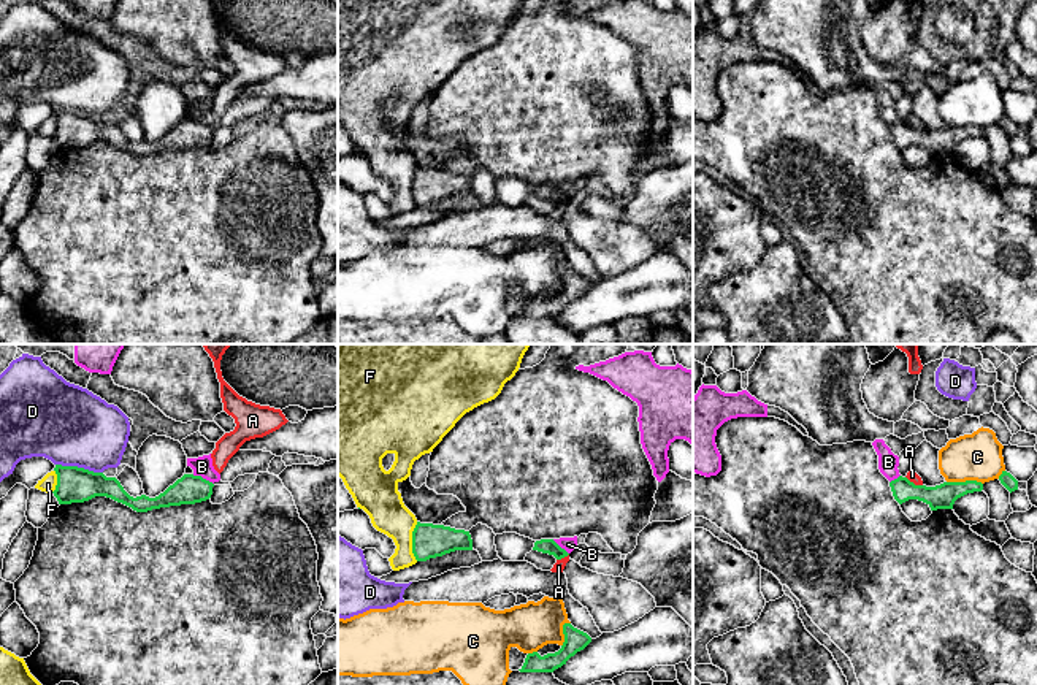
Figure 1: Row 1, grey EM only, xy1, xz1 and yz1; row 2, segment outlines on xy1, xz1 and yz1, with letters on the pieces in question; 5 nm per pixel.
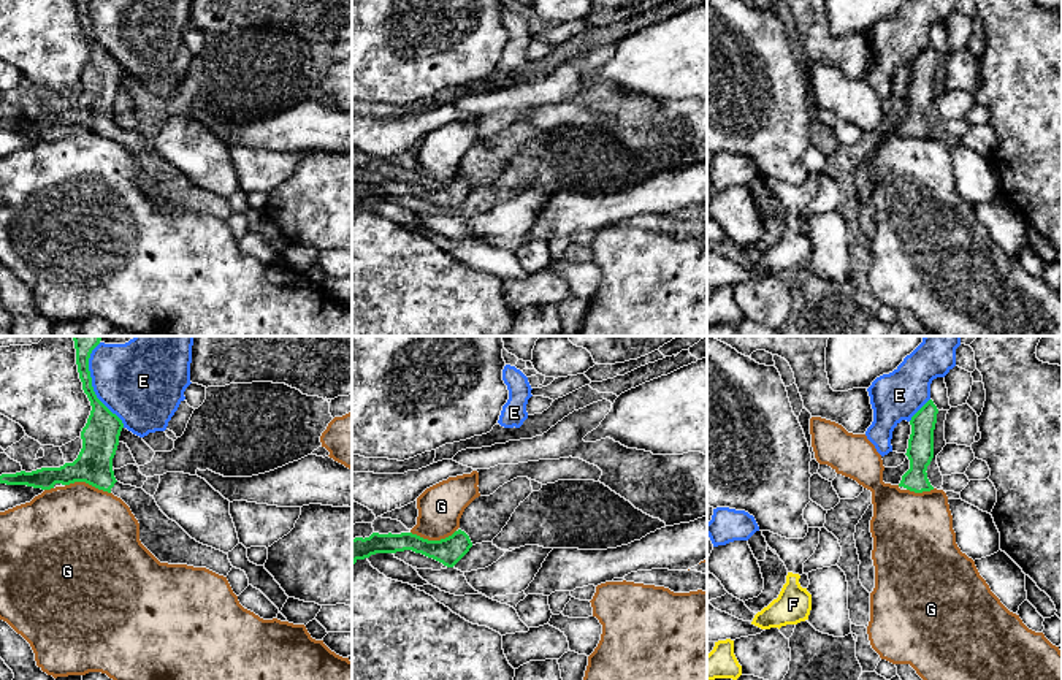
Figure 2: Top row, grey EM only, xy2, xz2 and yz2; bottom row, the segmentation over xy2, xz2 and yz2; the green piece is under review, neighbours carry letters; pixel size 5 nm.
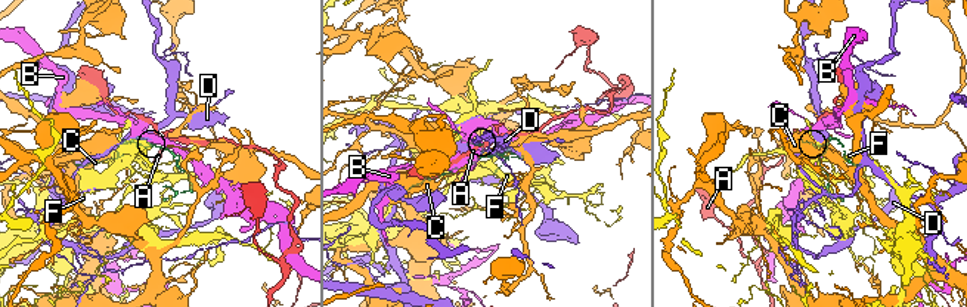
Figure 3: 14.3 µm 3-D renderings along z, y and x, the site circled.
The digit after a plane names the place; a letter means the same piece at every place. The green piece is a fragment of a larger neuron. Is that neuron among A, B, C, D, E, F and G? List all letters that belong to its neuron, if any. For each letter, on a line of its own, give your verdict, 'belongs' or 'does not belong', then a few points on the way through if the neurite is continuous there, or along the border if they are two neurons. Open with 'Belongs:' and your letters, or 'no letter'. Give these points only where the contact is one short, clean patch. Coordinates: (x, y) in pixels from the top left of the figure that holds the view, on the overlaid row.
Belongs: no letter
A: does not belong; border yz1 (906, 476), (922, 486)
B: does not belong; border xy1 (192, 474), (200, 474), (213, 484)
C: does not belong
D: does not belong; border xy1 (56, 463), (102, 473)
E: does not belong; border xy2 (99, 343), (89, 359), (91, 385), (94, 393), (124, 427)
F: does not belong
G: does not belong; border xy2 (65, 484), (87, 482), (110, 493)

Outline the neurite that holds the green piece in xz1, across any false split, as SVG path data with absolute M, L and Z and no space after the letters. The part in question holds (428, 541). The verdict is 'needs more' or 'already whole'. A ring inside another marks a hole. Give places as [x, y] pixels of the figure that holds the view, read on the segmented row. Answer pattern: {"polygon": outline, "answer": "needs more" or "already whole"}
{"polygon": "M417 522L412 531L412 553L417 561L427 561L455 550L473 550L469 531Z", "answer": "already whole"}

